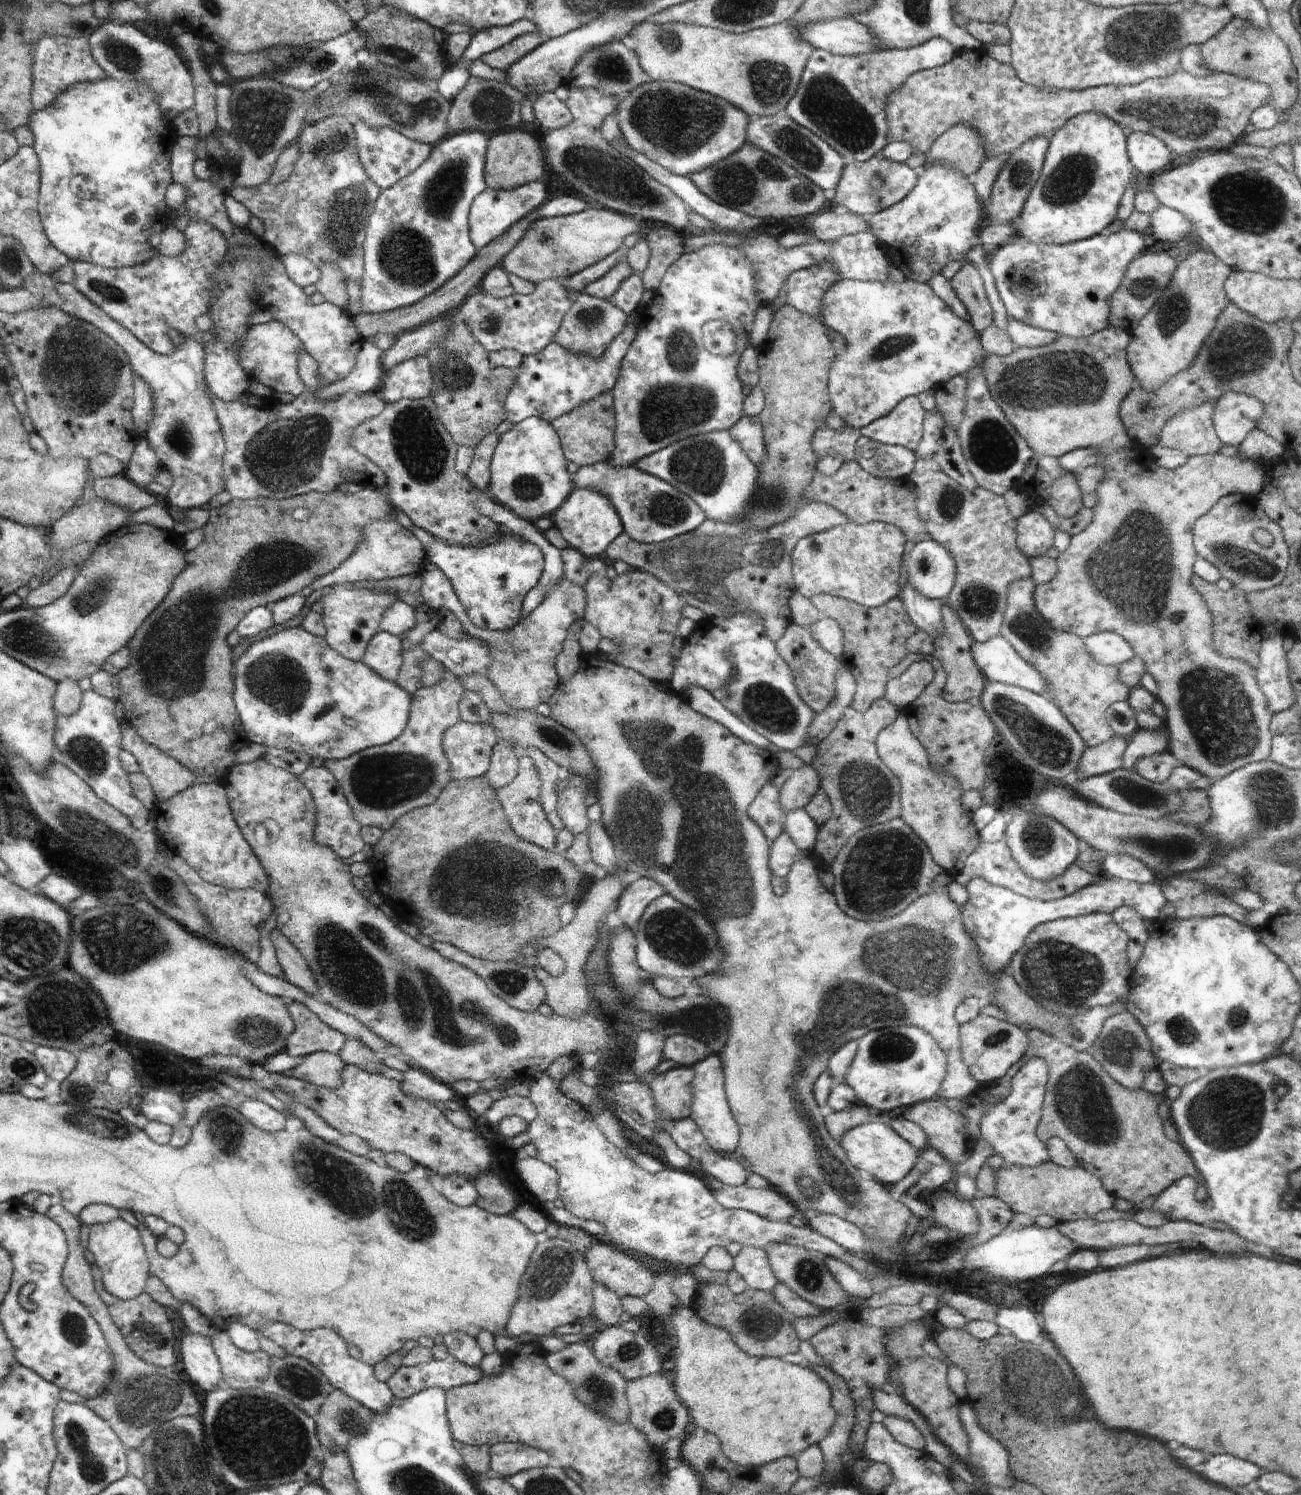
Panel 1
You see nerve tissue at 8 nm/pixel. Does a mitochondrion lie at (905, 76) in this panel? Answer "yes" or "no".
no

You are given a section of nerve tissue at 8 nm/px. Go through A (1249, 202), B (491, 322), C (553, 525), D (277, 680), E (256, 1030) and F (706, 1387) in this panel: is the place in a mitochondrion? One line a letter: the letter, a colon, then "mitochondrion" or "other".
A: mitochondrion
B: mitochondrion
C: other
D: mitochondrion
E: mitochondrion
F: other

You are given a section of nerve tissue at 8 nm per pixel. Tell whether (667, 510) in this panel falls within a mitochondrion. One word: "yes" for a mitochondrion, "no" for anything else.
yes

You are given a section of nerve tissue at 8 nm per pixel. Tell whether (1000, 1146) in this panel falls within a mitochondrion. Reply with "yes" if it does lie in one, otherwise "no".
no

